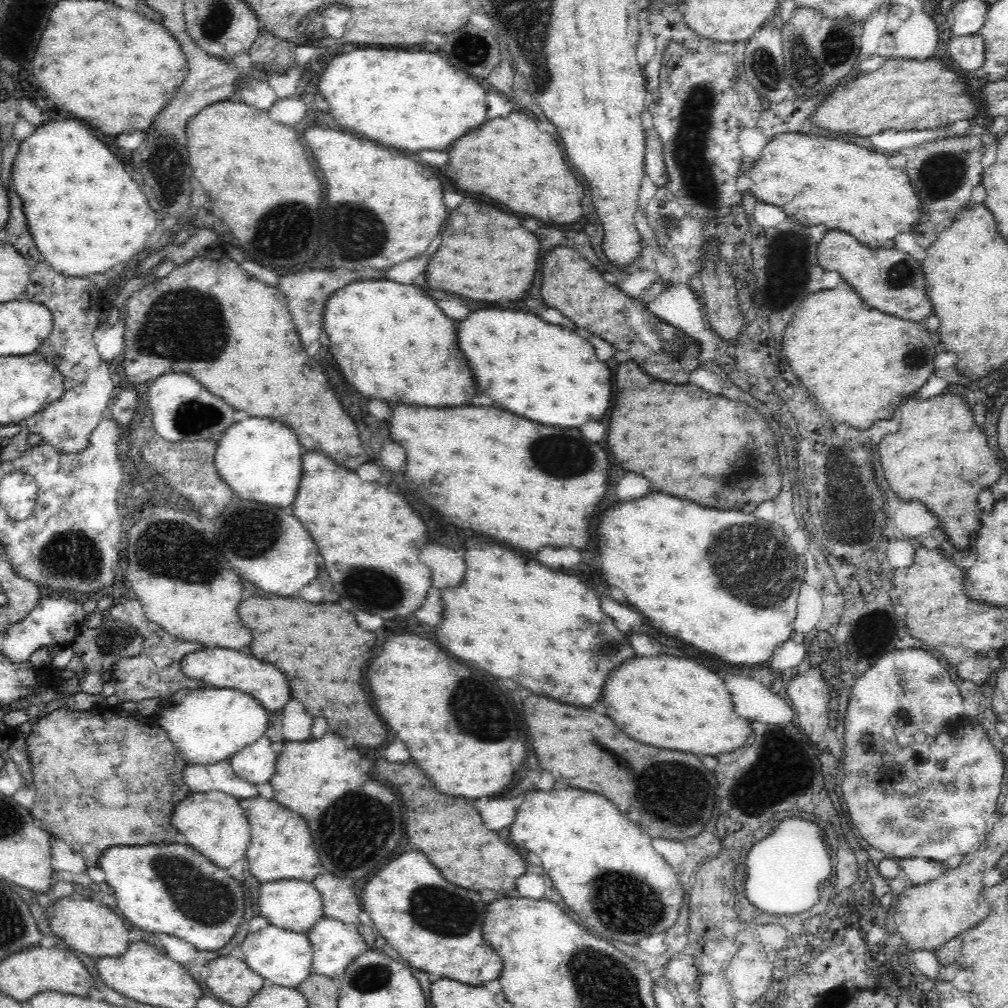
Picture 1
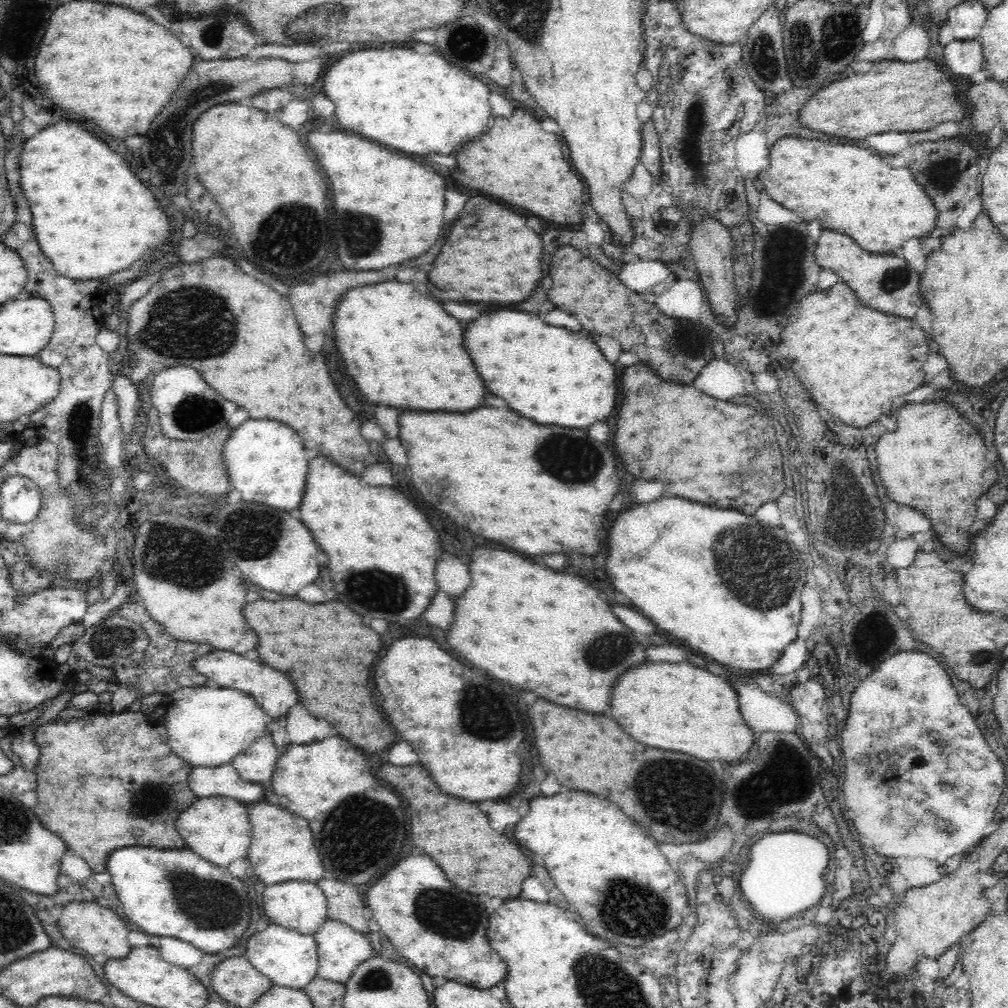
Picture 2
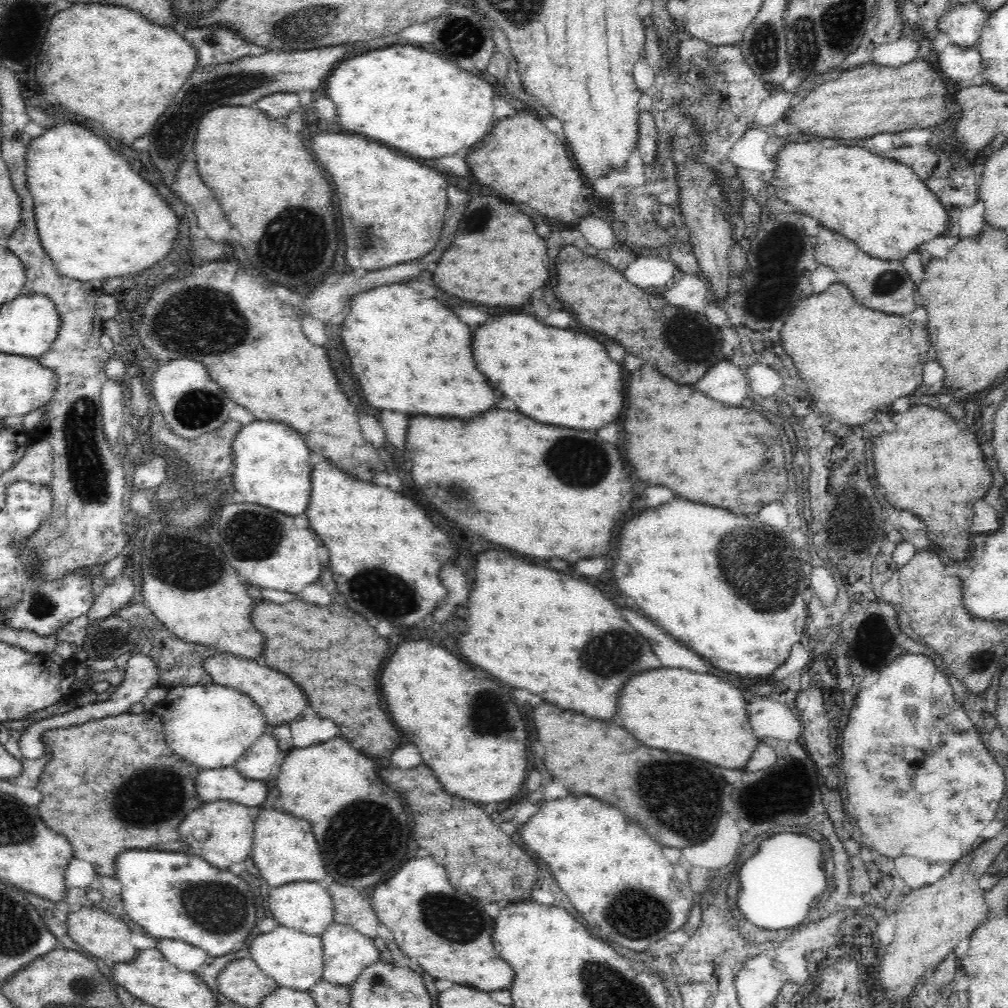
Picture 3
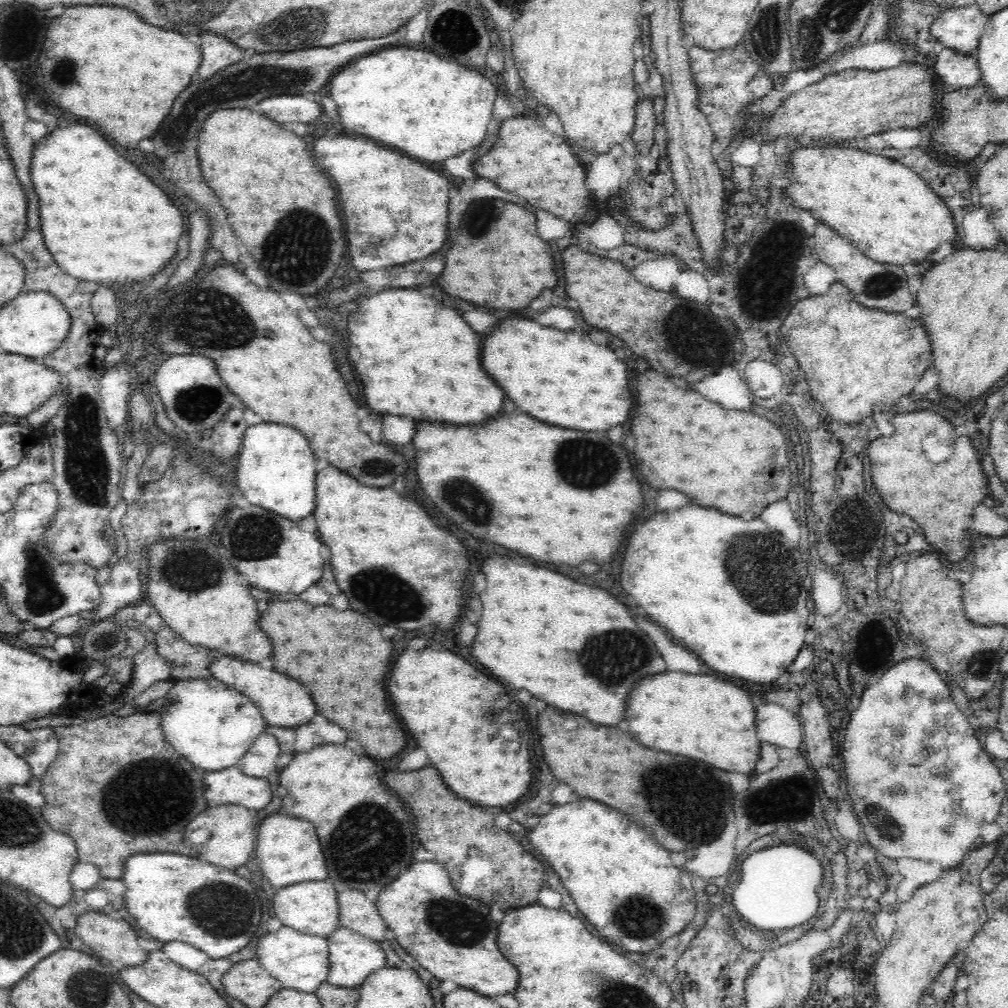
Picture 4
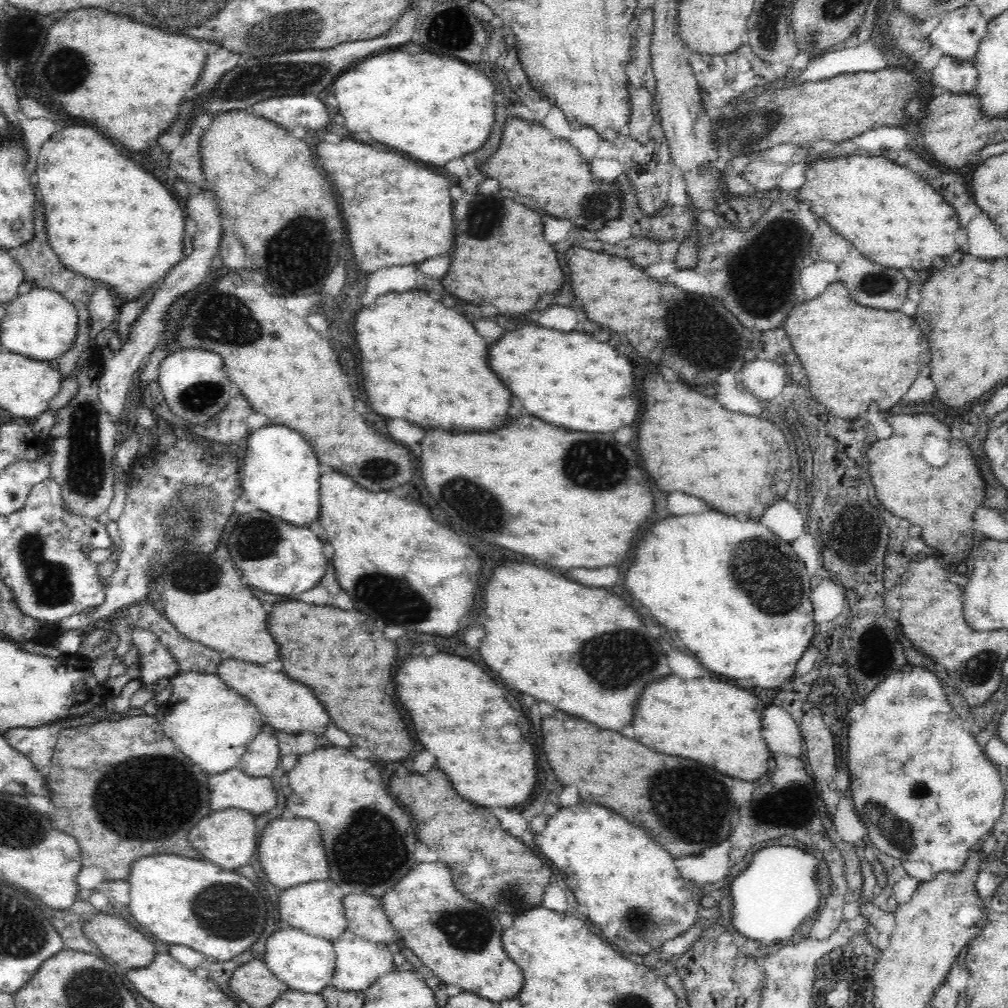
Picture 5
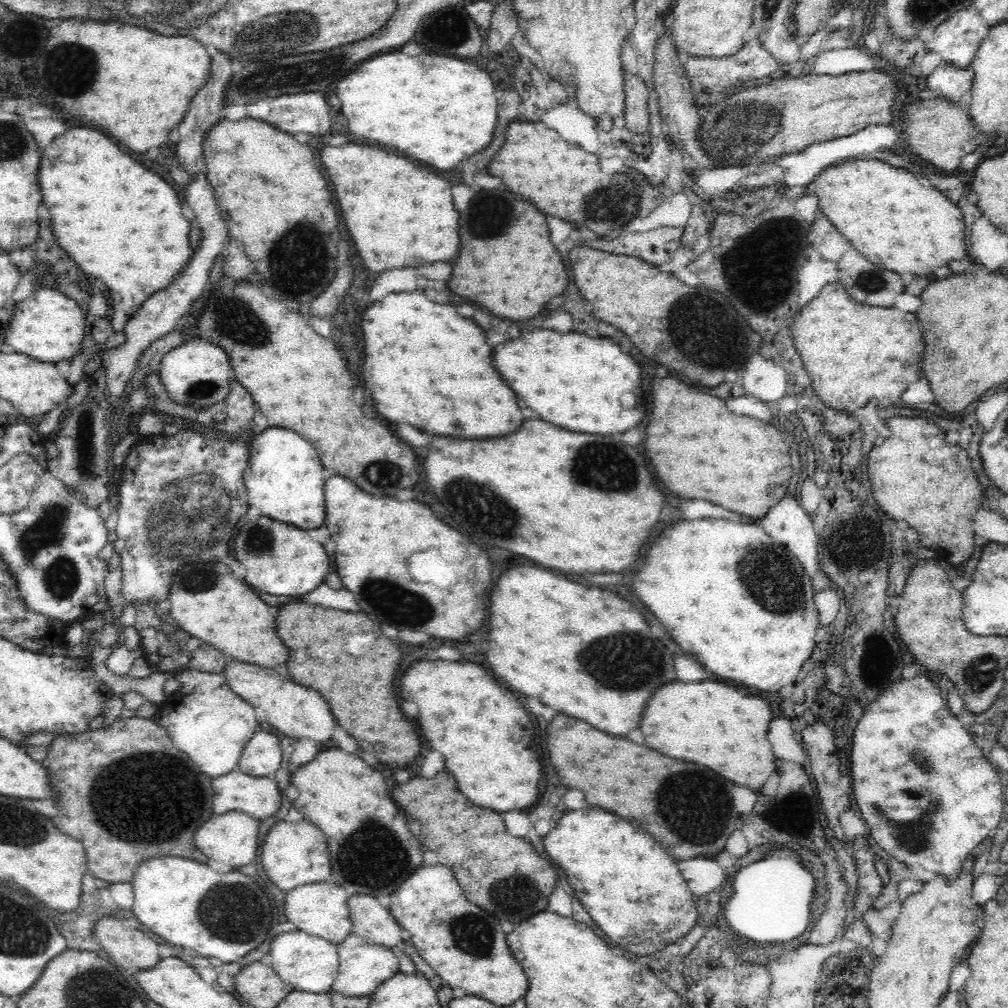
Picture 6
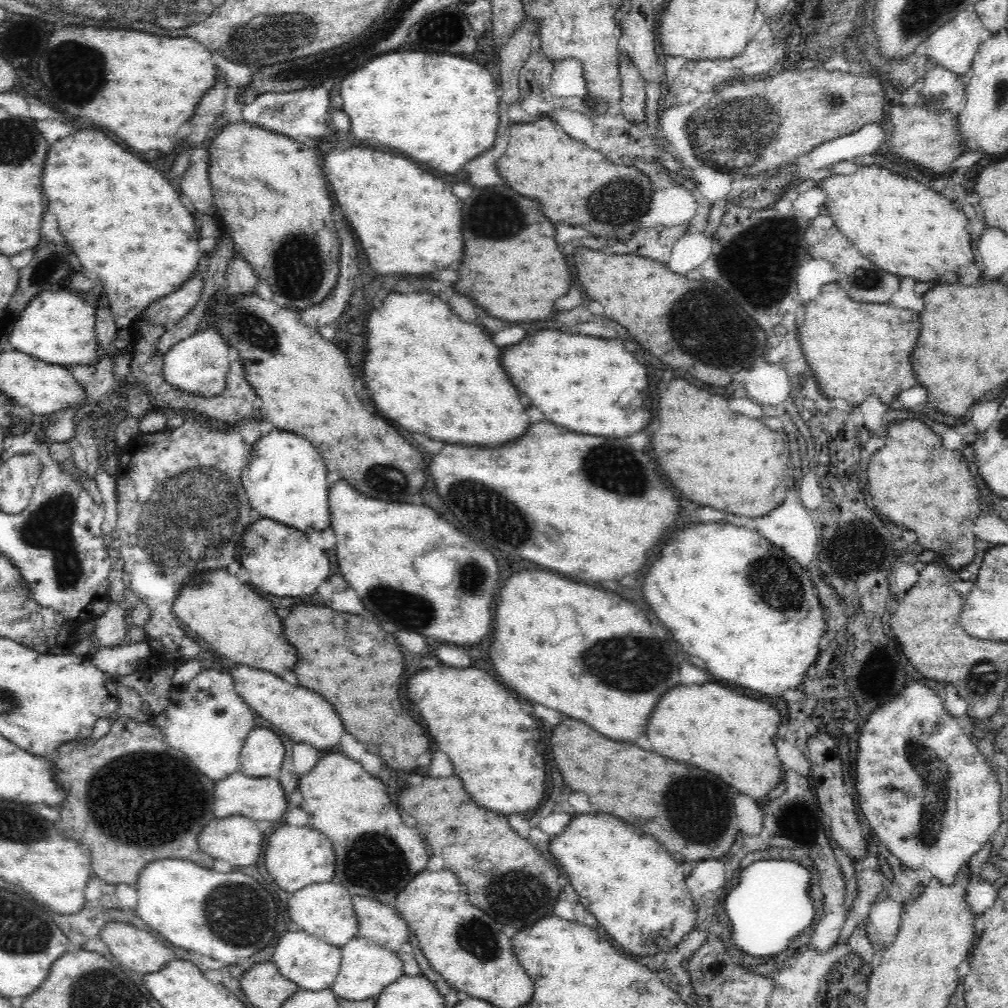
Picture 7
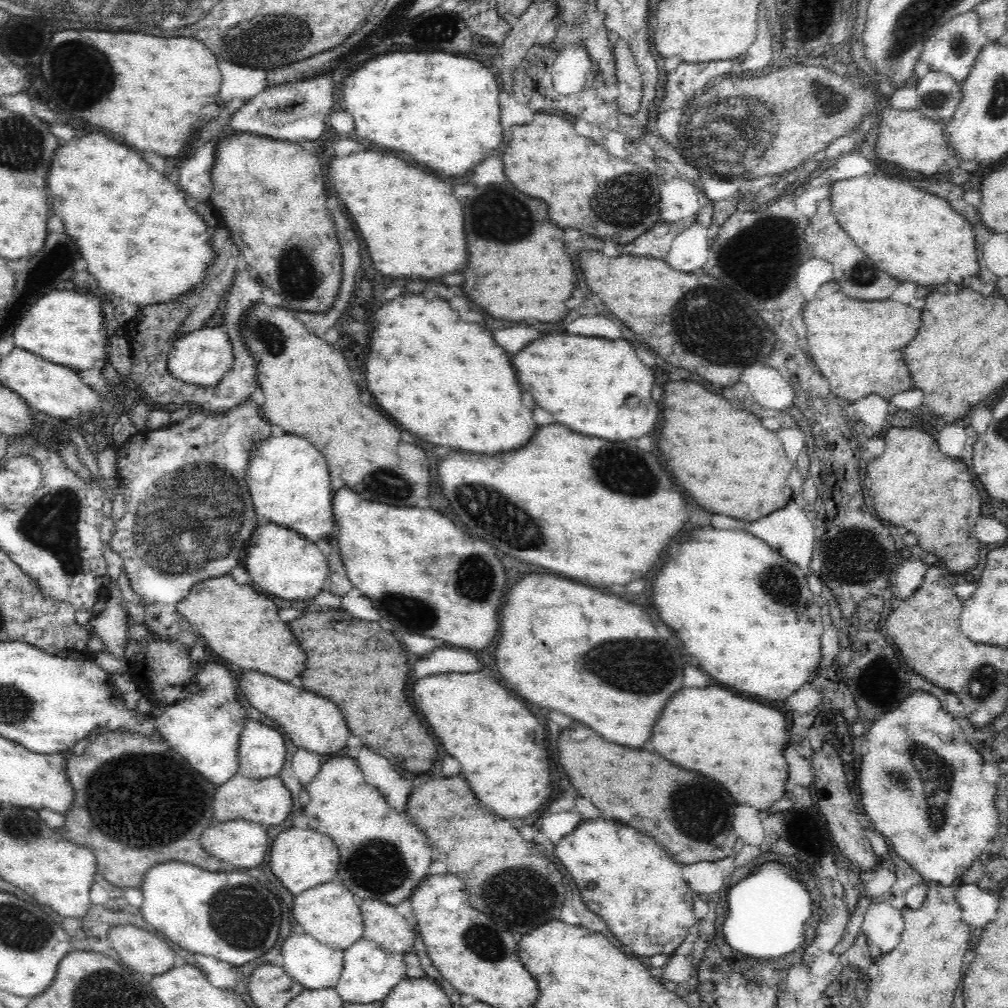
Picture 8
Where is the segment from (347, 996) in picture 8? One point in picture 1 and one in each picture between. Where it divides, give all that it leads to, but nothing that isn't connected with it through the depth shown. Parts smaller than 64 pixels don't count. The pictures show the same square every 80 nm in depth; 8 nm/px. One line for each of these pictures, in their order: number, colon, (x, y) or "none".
1: (333, 943)
2: (340, 948)
3: (345, 951)
4: (351, 956)
5: (358, 962)
6: (363, 965)
7: (366, 969)

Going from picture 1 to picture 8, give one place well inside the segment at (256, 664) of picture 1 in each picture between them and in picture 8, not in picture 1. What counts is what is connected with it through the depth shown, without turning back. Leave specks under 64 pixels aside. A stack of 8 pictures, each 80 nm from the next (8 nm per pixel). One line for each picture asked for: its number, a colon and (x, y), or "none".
2: (271, 689)
3: (280, 701)
4: (282, 701)
5: (289, 706)
6: (299, 712)
7: (301, 714)
8: (311, 722)

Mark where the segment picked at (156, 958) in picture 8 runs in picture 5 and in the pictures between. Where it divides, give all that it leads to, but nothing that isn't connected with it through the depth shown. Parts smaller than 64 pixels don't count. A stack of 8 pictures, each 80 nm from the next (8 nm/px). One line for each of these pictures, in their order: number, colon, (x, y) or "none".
5: (118, 941)
6: (128, 947)
7: (133, 948)

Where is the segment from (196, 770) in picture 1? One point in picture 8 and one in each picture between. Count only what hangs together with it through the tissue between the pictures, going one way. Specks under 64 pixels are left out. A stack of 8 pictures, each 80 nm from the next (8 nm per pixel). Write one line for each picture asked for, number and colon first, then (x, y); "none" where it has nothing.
2: (223, 780)
3: (226, 783)
4: (229, 786)
5: (232, 789)
6: (258, 796)
7: (258, 798)
8: (266, 800)

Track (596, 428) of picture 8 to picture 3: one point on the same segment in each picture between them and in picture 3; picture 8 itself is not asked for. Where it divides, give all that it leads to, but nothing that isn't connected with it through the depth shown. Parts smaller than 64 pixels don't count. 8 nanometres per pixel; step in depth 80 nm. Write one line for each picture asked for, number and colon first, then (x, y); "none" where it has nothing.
3: (557, 378)
4: (560, 377)
5: (568, 379)
6: (575, 382)
7: (575, 381)

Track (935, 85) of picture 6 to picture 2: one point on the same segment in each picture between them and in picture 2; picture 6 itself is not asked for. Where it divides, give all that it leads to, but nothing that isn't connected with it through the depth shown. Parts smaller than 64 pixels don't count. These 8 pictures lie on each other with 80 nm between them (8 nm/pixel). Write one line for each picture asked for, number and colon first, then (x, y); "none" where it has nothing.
2: (964, 57)
3: (962, 64)
4: (953, 68)
5: (950, 75)

